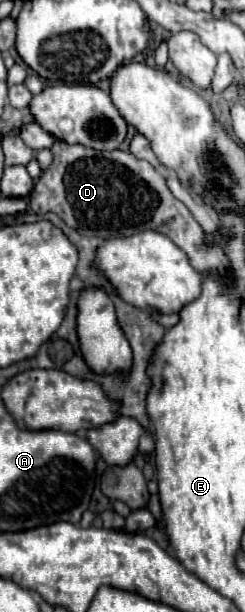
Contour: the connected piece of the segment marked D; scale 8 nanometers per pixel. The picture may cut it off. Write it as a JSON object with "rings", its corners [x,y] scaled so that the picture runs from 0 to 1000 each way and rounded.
{"rings":[[[224,230],[208,250],[208,273],[167,283],[118,319],[118,338],[143,351],[224,348],[331,384],[412,391],[510,387],[592,374],[649,377],[657,368],[714,358],[714,400],[763,413],[771,430],[820,446],[853,440],[894,446],[927,443],[935,430],[910,410],[894,404],[845,407],[837,377],[788,358],[771,342],[698,319],[673,289],[616,266],[559,260],[527,247],[388,247],[265,230]]]}

